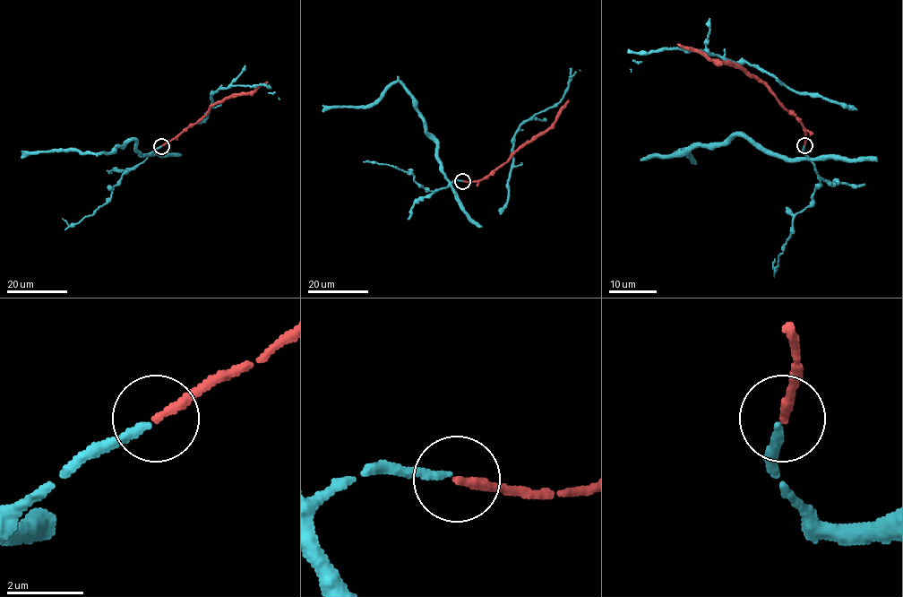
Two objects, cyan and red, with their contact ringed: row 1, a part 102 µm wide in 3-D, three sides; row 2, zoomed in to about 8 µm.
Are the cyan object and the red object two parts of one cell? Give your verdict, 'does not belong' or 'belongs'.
belongs

